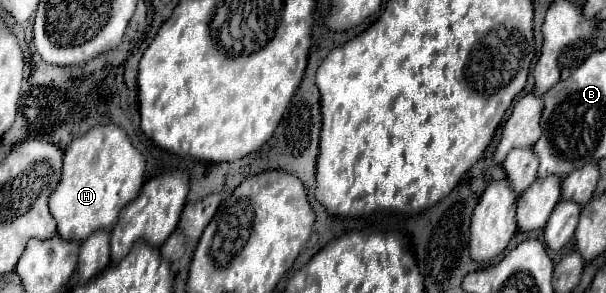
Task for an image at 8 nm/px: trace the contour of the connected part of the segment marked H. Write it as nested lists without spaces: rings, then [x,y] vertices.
[[[109,123],[99,125],[75,139],[65,149],[59,187],[49,197],[49,209],[57,221],[57,233],[65,241],[85,241],[97,229],[111,229],[119,211],[131,203],[145,181],[145,157],[137,151],[127,133]]]

